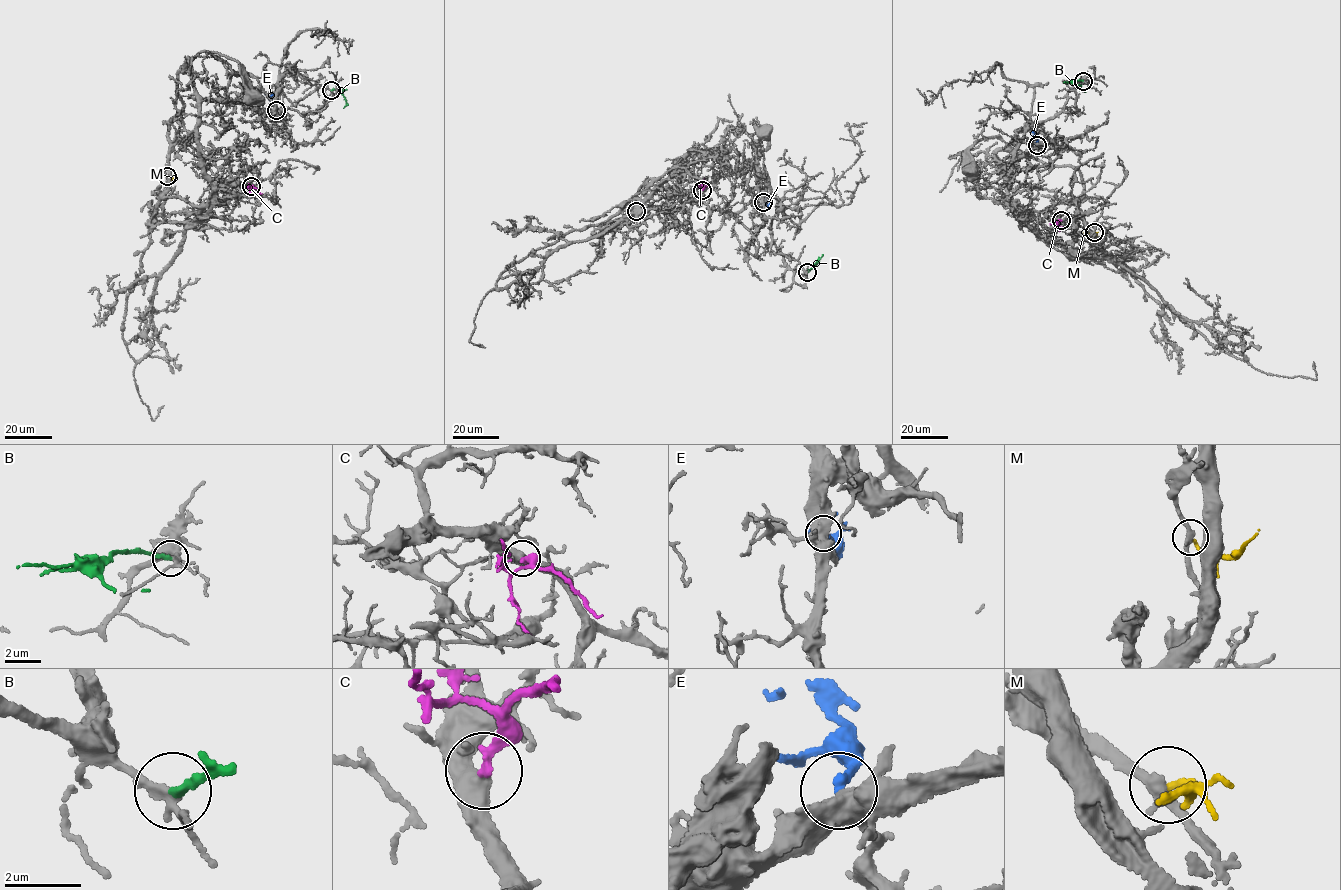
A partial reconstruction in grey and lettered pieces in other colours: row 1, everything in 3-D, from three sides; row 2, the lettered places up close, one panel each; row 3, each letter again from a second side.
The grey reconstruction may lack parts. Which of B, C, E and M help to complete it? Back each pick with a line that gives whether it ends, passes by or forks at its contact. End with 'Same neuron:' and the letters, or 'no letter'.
B: it ends
C: it ends
Same neuron: B, C

